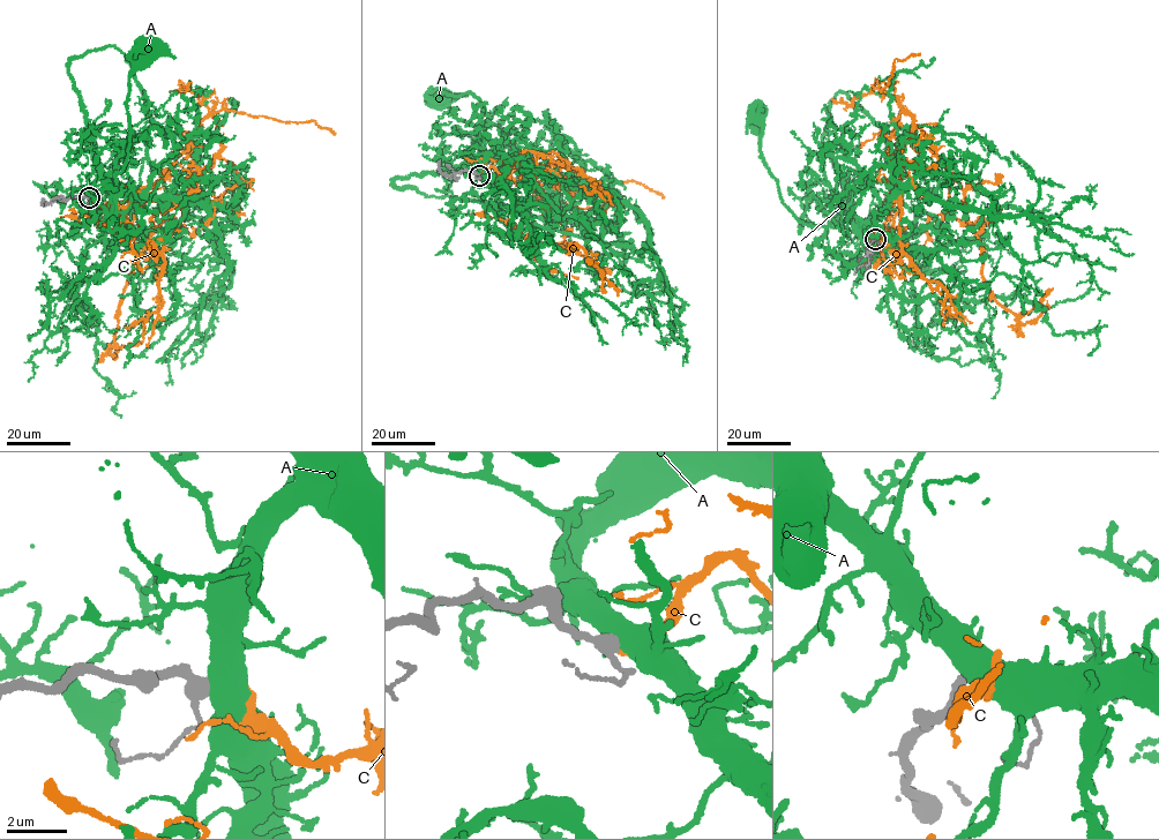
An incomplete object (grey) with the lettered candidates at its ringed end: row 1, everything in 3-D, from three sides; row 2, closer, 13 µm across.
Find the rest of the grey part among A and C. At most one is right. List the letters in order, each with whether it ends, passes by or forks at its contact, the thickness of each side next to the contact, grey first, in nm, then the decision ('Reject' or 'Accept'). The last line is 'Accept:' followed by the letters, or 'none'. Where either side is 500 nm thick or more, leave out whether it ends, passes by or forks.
A: Thickness 400 nm (grey) against 800 nm. Reject
C: It ends there. Thickness 400 nm (grey) against 240 nm. Accept
Accept: C

